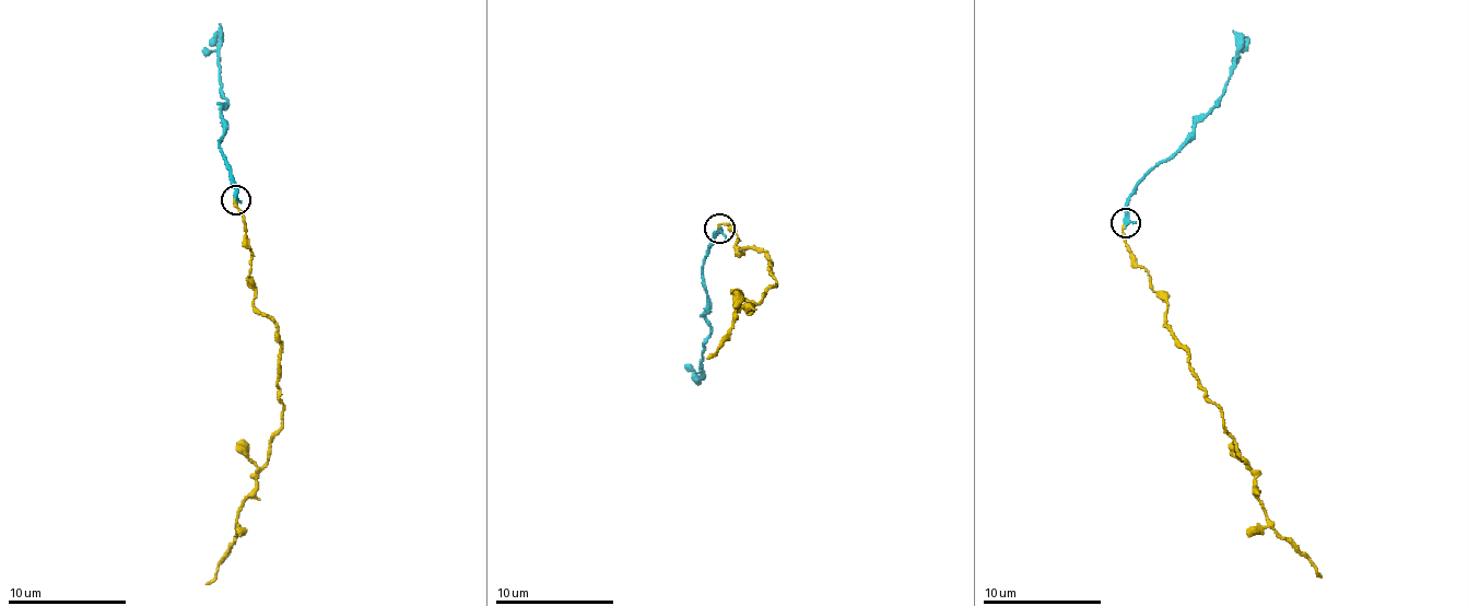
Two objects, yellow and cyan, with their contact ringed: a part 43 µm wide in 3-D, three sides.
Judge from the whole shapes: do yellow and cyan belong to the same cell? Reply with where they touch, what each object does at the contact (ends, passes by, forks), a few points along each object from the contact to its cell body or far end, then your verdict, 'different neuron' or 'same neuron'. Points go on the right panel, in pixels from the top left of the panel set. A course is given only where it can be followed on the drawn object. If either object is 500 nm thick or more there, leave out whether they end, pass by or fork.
at (1125, 222); yellow ends there; cyan ends there; yellow runs (1125, 223), (1128, 251), (1166, 304), (1166, 327), (1188, 352), (1188, 366), (1249, 466), (1267, 520), (1322, 578); cyan runs (1125, 223), (1127, 197), (1148, 174), (1174, 153), (1221, 95), (1236, 54), (1233, 32); different neuron

